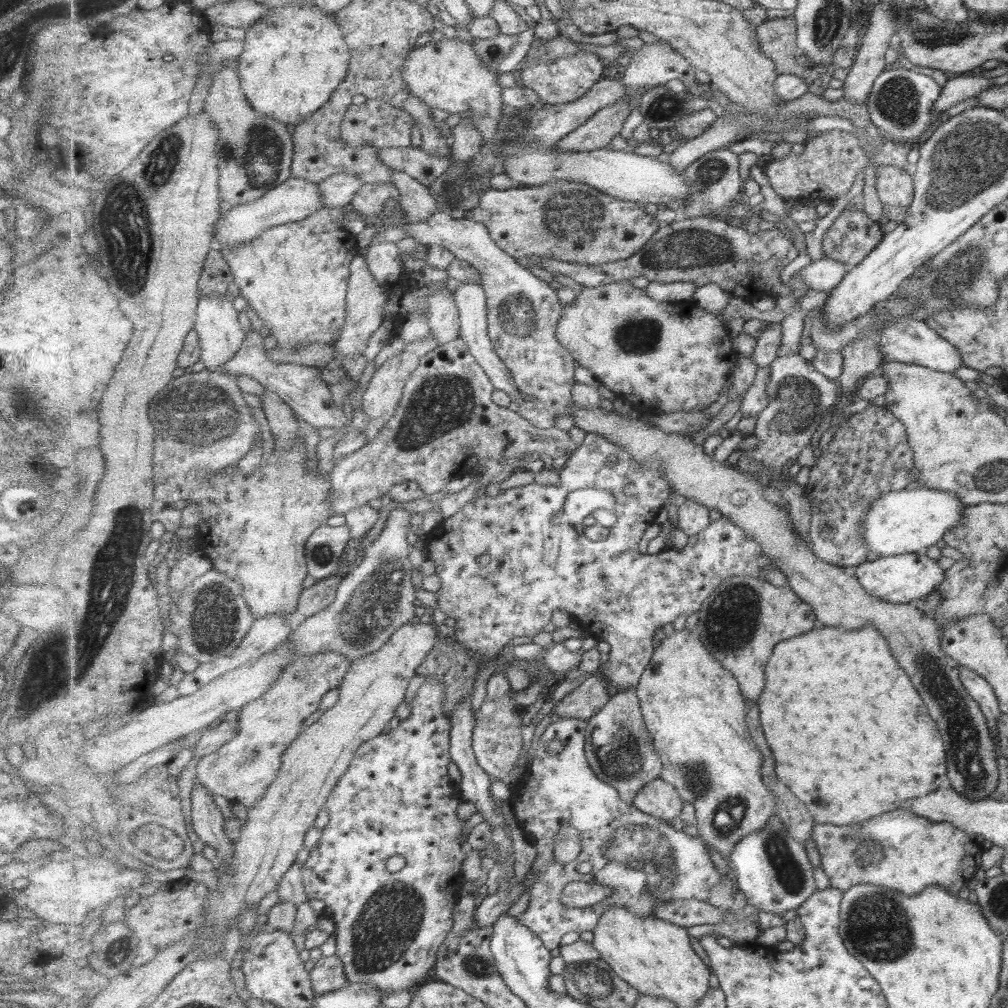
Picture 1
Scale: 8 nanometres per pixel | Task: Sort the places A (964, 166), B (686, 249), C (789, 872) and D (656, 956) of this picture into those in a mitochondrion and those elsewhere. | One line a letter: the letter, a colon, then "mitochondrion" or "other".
A: mitochondrion
B: mitochondrion
C: mitochondrion
D: other

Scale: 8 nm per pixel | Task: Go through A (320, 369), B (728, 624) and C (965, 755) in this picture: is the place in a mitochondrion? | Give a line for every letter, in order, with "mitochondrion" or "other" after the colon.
A: other
B: mitochondrion
C: mitochondrion

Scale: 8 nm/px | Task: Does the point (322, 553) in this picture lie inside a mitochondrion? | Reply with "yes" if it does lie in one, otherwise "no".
yes

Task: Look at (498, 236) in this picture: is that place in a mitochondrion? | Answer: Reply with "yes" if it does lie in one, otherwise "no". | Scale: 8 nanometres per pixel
no

